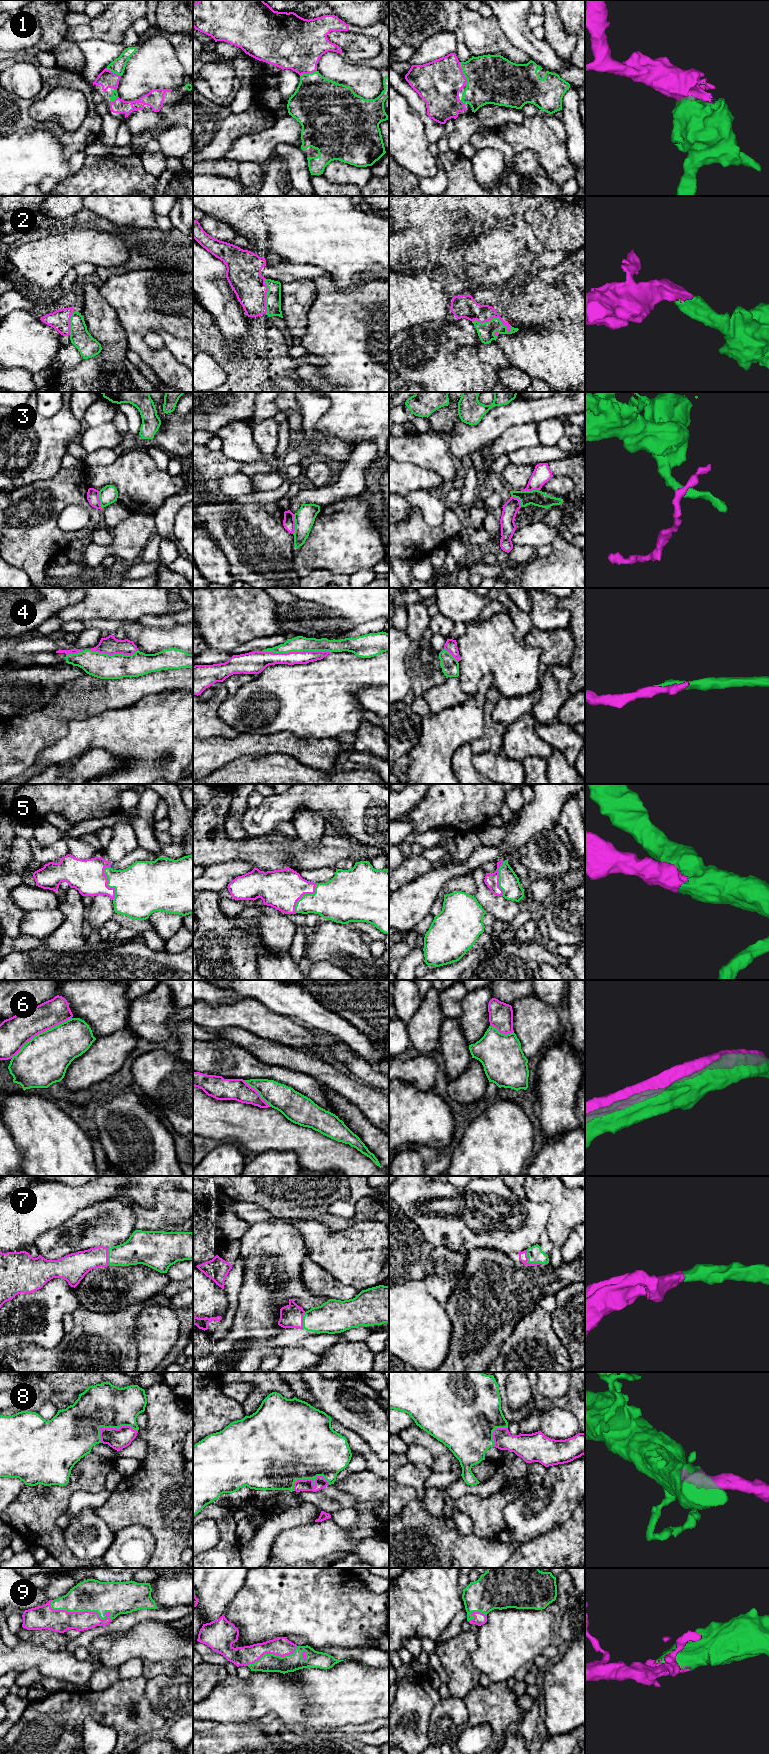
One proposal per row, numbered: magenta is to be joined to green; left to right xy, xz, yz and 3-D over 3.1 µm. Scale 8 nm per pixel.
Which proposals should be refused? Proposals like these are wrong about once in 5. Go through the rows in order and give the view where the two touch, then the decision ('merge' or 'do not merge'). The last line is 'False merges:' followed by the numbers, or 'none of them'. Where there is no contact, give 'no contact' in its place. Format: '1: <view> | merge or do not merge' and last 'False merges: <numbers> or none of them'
1: yz | merge
2: yz | merge
3: xz | do not merge
4: xz | merge
5: xy | merge
6: xy | merge
7: yz | merge
8: xz | merge
9: xy | merge
False merges: 3

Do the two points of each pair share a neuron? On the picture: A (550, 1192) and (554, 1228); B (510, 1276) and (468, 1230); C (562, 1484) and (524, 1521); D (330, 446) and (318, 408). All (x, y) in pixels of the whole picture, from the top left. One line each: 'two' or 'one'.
A: one
B: two
C: one
D: one

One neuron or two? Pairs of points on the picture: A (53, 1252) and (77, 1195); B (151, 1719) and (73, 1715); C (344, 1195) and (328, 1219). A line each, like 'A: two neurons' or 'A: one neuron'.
A: two neurons
B: one neuron
C: one neuron

